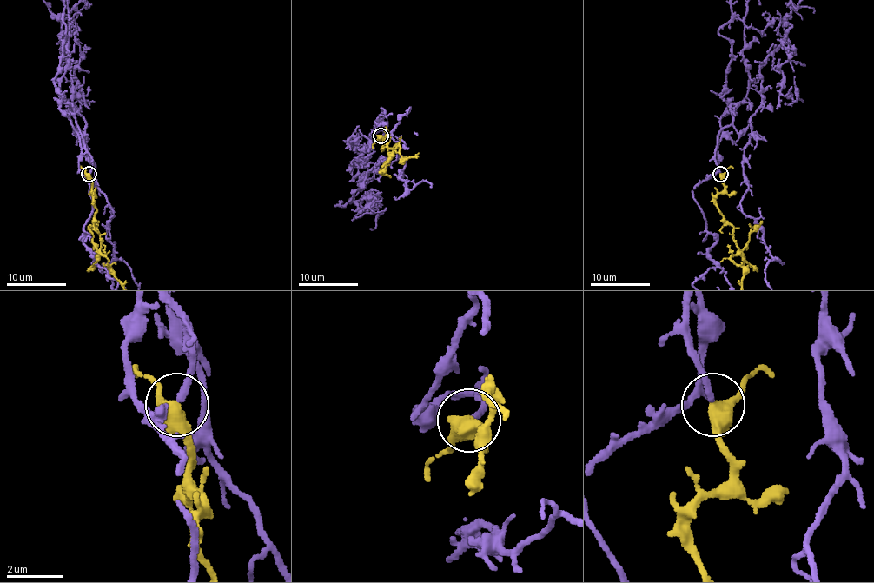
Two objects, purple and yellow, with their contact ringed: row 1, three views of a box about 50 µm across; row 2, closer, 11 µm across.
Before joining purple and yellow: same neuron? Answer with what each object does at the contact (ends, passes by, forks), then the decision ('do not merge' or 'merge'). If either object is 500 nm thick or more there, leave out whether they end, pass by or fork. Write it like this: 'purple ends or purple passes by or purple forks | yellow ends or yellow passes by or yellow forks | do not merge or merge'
merge

